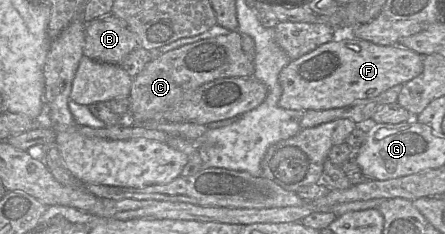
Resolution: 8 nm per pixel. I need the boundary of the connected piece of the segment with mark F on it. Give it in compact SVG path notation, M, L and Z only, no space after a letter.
M340 33L336 37L315 50L291 60L279 75L282 93L279 99L280 107L288 110L326 110L347 107L359 101L372 99L398 84L404 84L420 75L423 71L421 54L398 45L377 45L370 41L357 39L351 34Z

